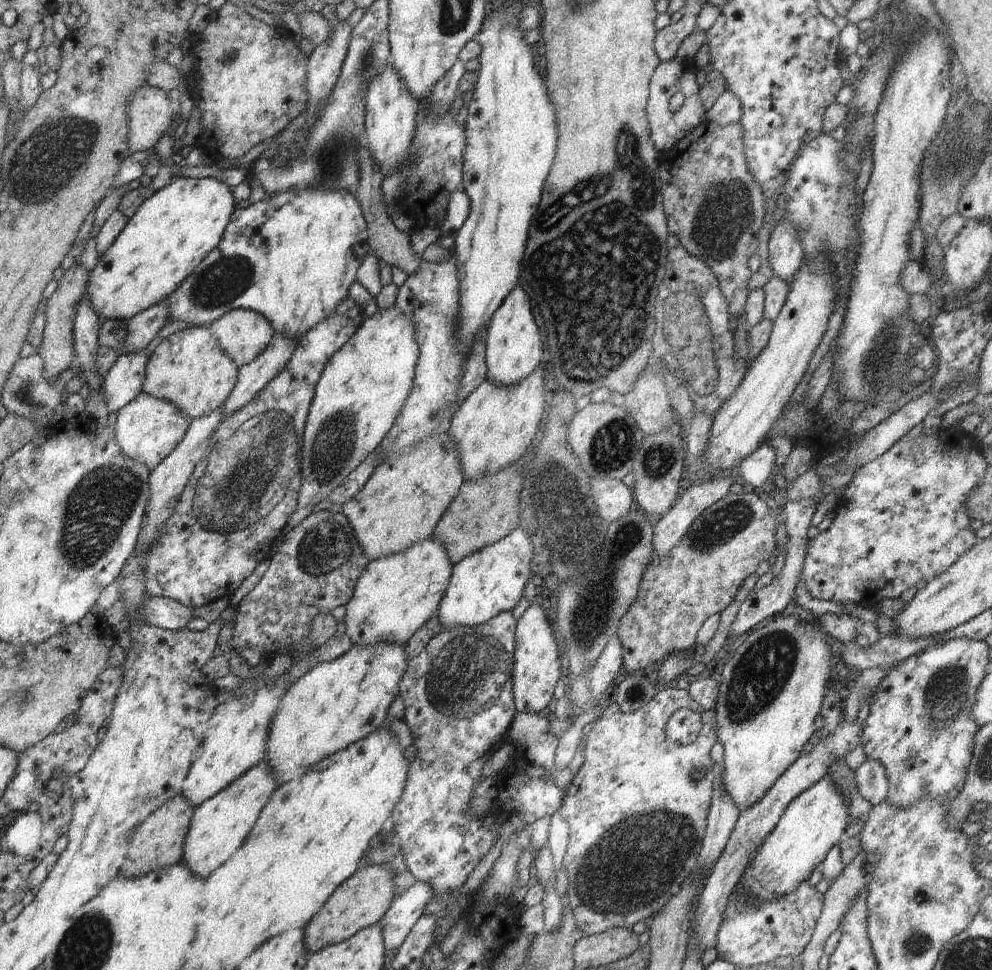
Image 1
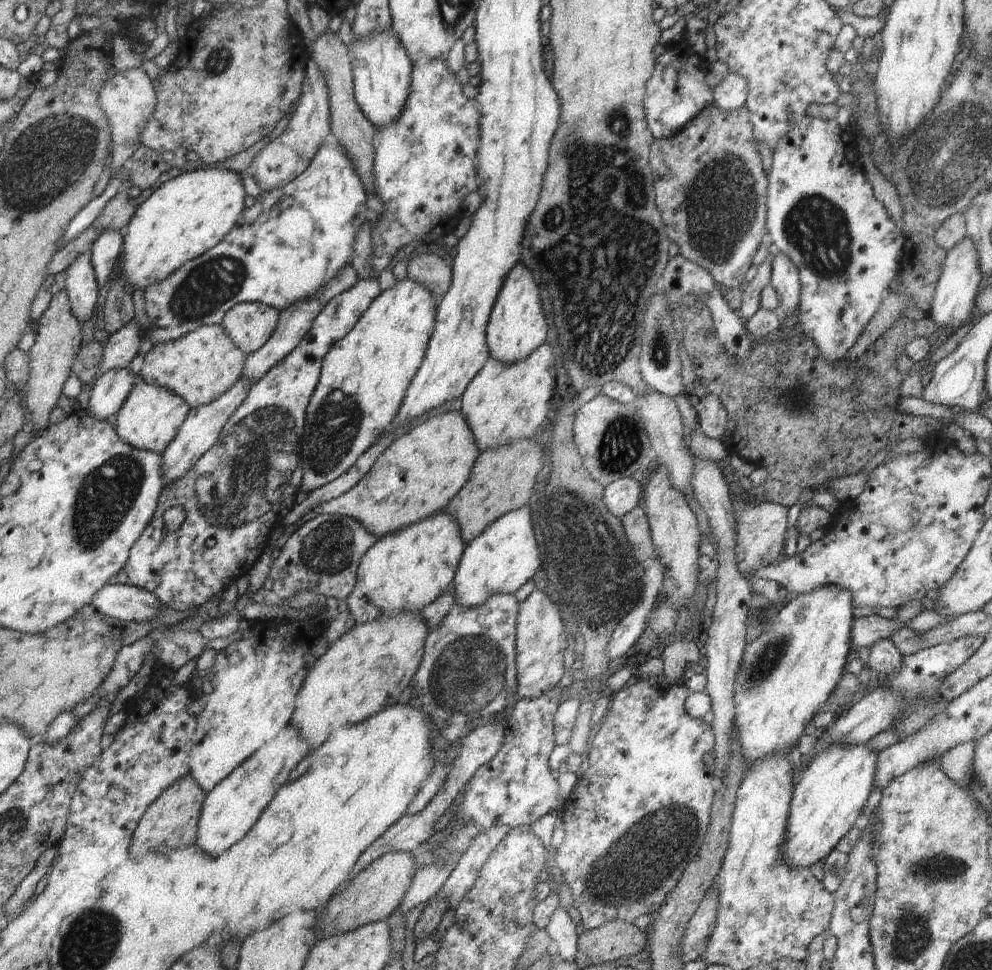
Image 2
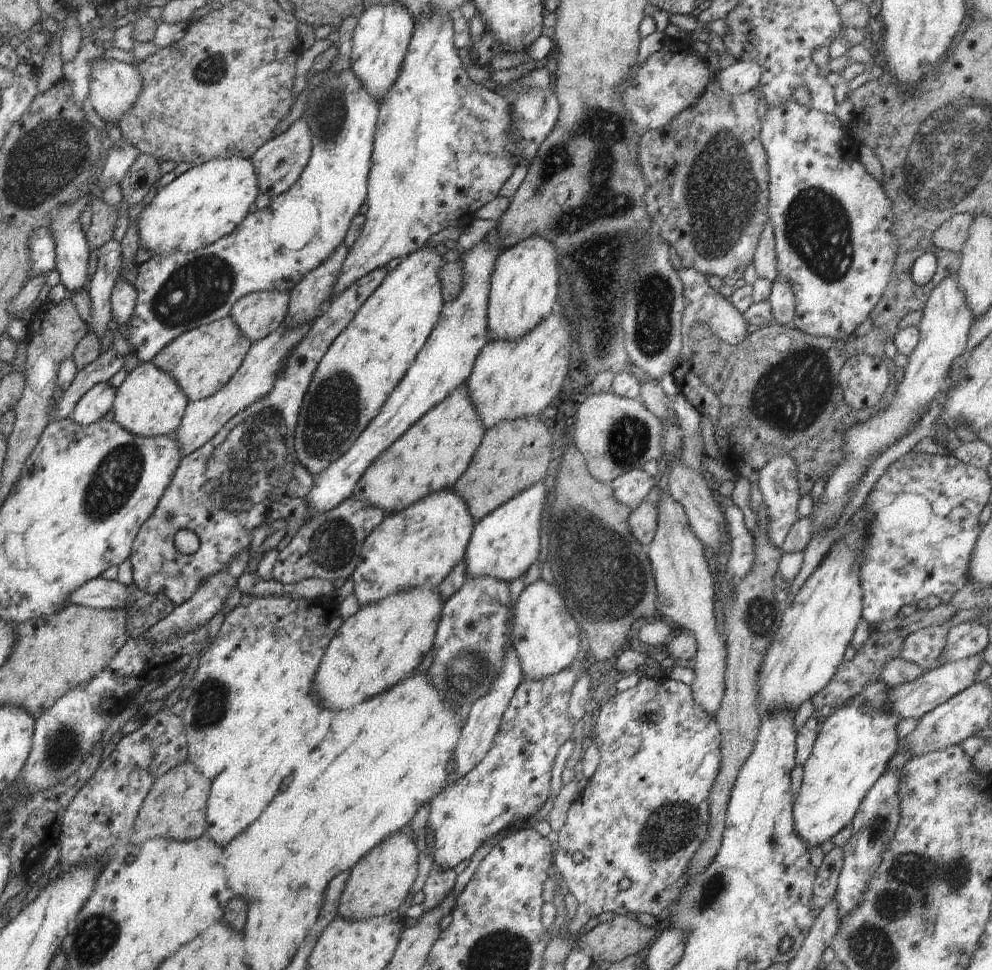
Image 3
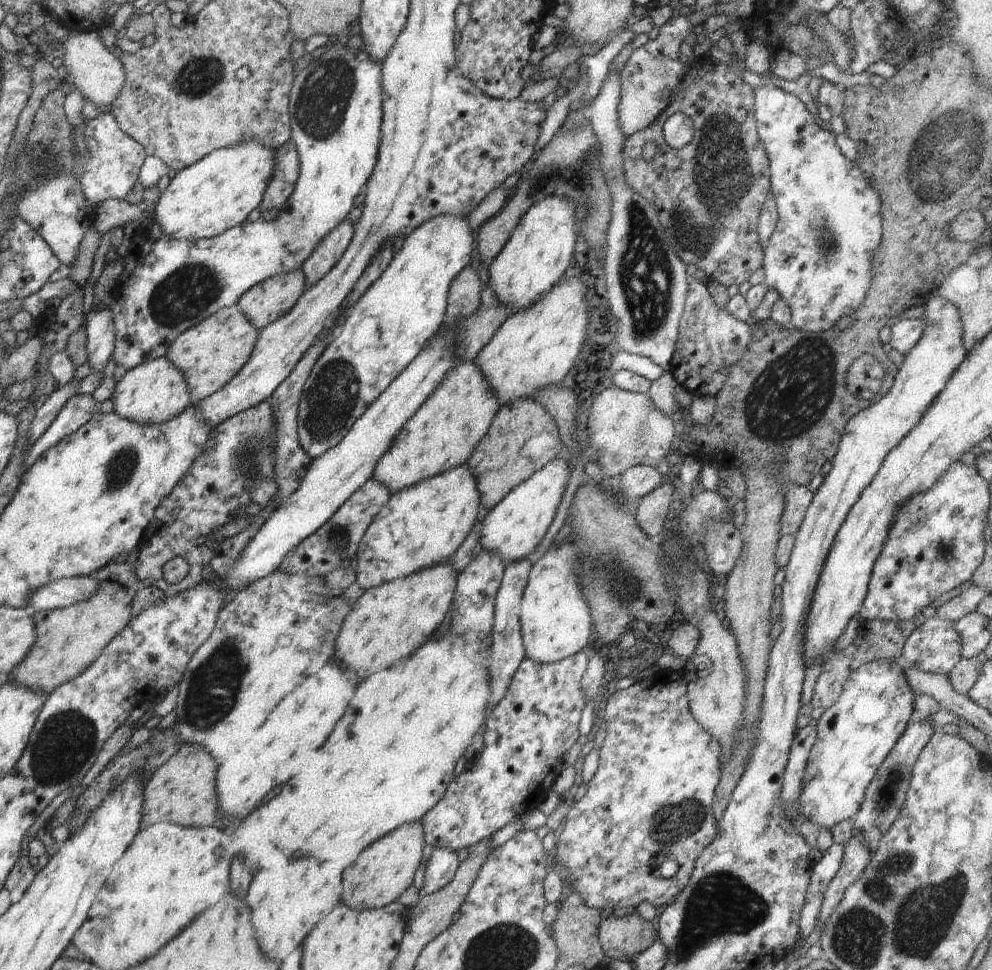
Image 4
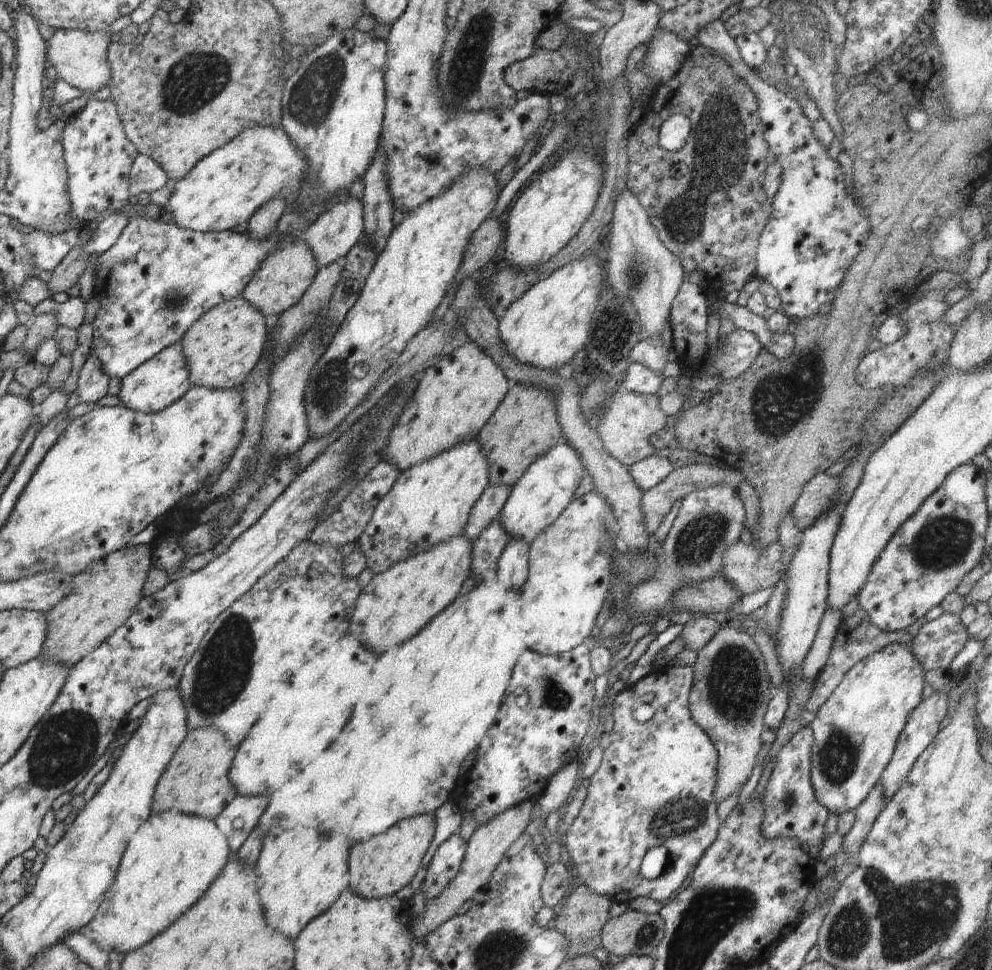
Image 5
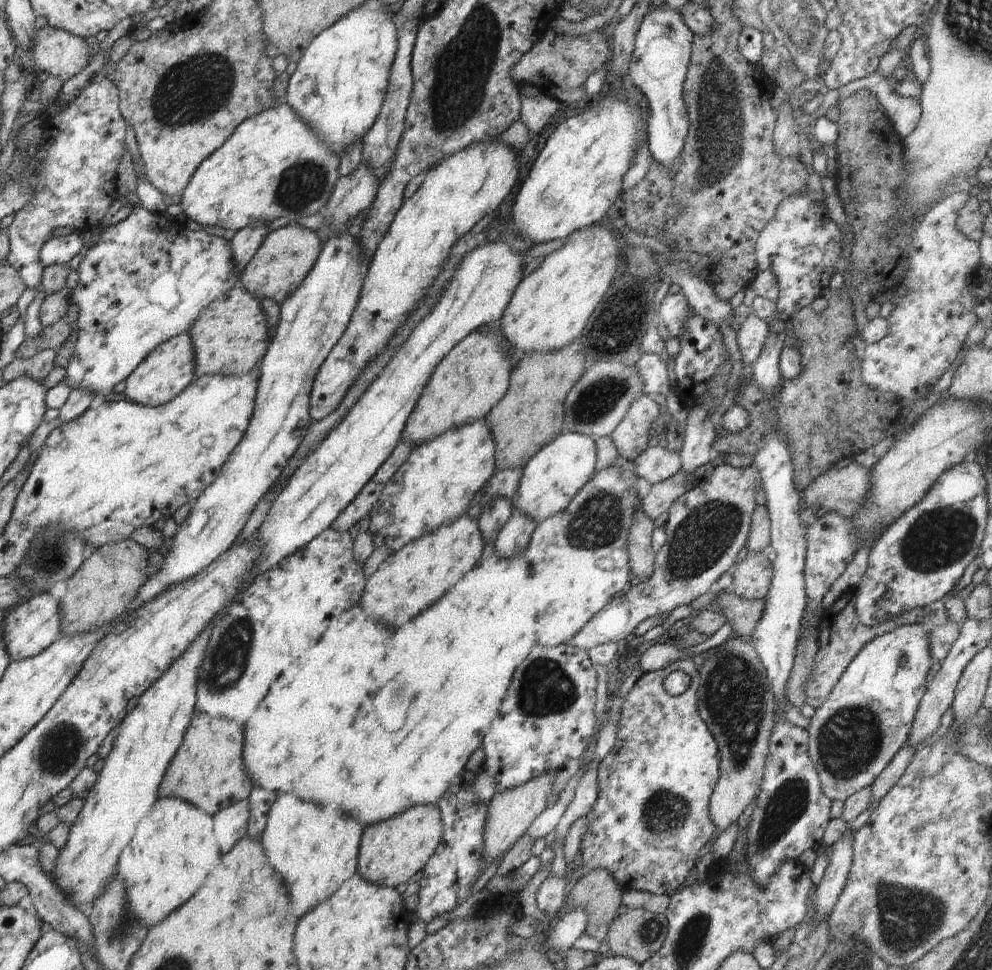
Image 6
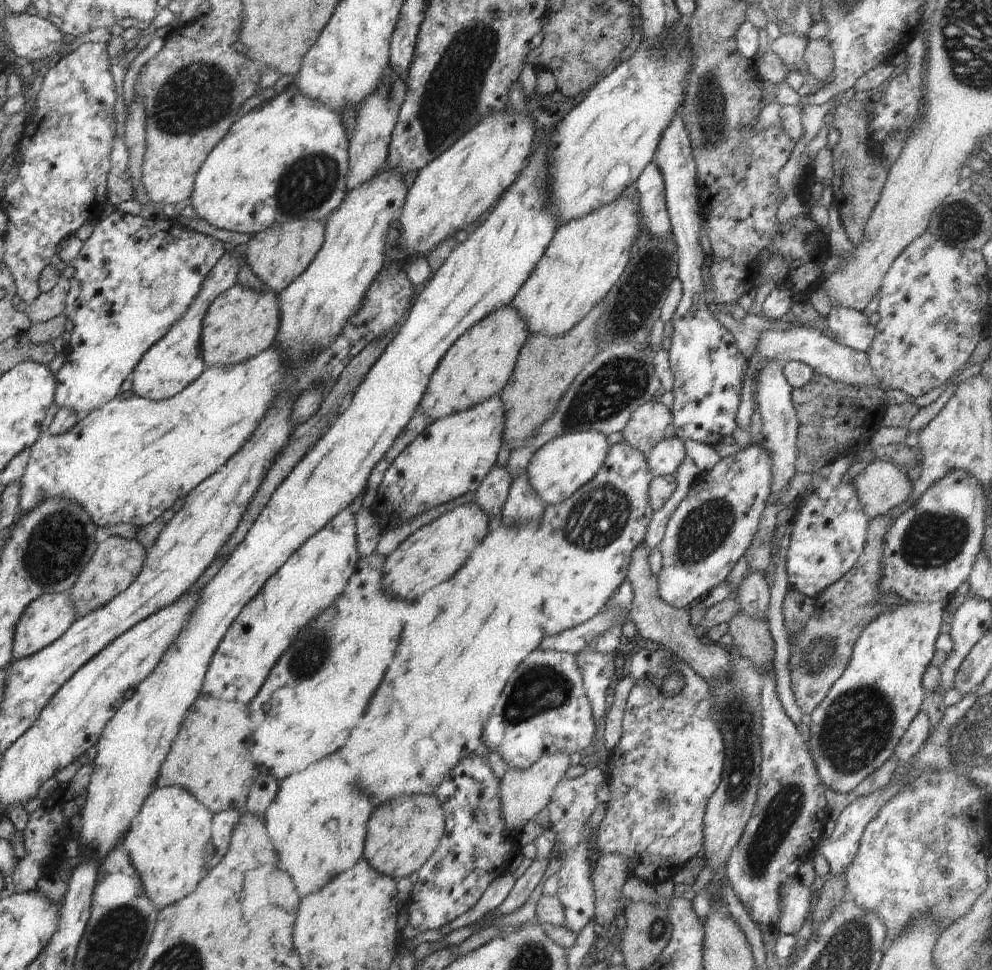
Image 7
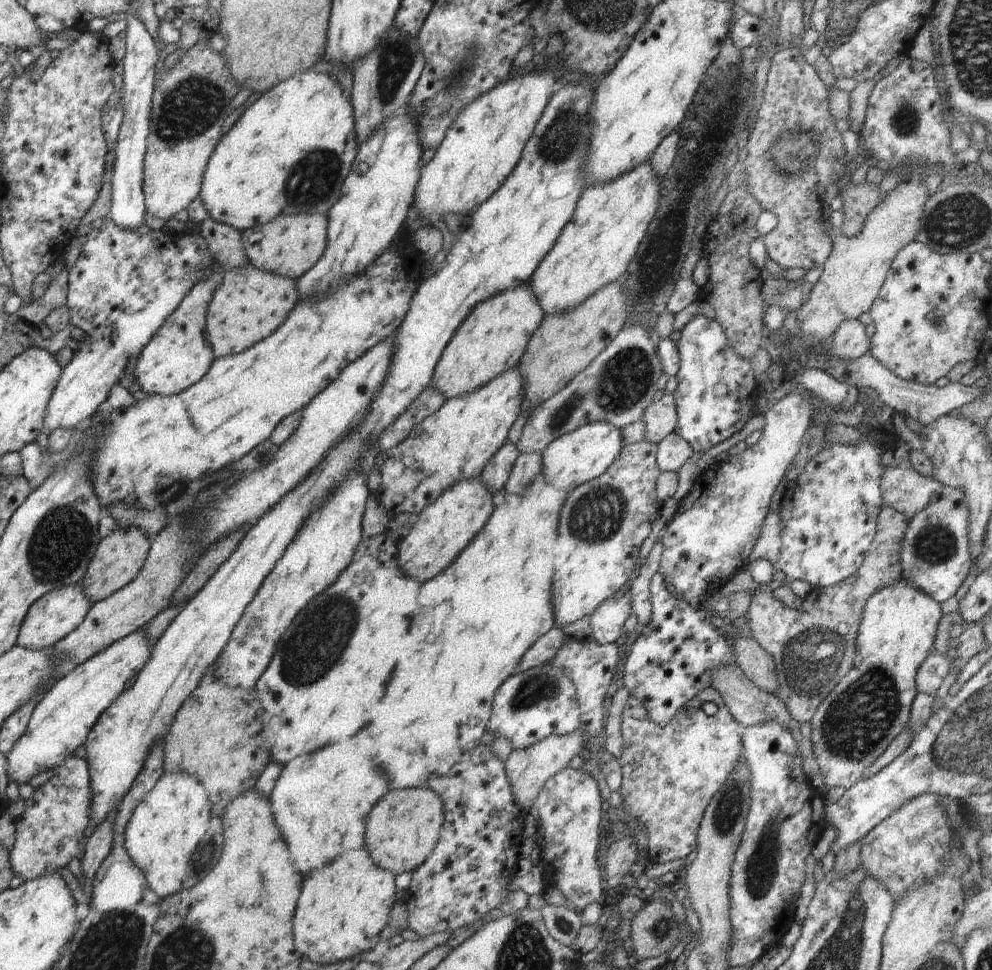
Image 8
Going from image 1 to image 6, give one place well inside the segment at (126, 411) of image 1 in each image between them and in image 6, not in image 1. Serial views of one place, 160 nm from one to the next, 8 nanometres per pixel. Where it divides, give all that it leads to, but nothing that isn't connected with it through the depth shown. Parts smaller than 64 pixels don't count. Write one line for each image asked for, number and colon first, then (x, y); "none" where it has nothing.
2: (151, 416)
3: (150, 403)
4: (153, 392)
5: (160, 382)
6: (169, 368)

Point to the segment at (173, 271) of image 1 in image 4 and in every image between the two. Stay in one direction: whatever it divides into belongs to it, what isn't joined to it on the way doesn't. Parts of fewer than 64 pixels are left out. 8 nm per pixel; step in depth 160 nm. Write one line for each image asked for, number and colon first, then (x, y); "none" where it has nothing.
2: (187, 216)
3: (206, 203)
4: (217, 193)

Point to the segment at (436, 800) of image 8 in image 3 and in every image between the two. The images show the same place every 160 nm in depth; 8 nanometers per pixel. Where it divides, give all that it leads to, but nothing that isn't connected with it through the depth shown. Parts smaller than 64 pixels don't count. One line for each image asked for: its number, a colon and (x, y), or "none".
3: (380, 882)
4: (381, 873)
5: (380, 867)
6: (391, 852)
7: (401, 836)

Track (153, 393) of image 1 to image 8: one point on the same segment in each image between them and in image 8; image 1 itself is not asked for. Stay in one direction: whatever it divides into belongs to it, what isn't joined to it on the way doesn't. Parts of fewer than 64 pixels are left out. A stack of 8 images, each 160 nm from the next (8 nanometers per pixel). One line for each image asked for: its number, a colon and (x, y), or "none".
2: (200, 366)
3: (202, 360)
4: (210, 354)
5: (222, 348)
6: (231, 335)
7: (240, 323)
8: (250, 304)

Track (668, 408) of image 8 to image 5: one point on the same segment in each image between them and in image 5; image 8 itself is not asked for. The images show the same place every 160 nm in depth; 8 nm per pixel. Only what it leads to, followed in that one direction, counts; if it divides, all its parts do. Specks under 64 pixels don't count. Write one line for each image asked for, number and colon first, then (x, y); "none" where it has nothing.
5: (626, 423)
6: (631, 436)
7: (646, 428)

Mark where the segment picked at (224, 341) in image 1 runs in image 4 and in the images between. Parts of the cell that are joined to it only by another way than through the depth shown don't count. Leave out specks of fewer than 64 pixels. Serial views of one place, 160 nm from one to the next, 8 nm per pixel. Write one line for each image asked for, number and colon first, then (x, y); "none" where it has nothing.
2: (250, 324)
3: (258, 314)
4: (263, 304)

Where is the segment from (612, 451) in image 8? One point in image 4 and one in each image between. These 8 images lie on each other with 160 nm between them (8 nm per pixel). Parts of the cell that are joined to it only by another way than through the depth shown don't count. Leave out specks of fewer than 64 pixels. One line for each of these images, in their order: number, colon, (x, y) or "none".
4: (514, 528)
5: (547, 488)
6: (552, 477)
7: (557, 469)

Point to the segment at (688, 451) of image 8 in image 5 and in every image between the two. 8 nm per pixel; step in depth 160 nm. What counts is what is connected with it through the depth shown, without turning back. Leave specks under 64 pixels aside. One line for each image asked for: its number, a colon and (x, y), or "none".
5: (648, 473)
6: (656, 464)
7: (664, 459)

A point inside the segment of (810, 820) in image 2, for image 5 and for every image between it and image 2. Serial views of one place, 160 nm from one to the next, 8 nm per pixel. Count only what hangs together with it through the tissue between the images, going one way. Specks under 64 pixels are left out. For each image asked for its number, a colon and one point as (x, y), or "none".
3: (854, 746)
4: (853, 737)
5: (855, 732)

